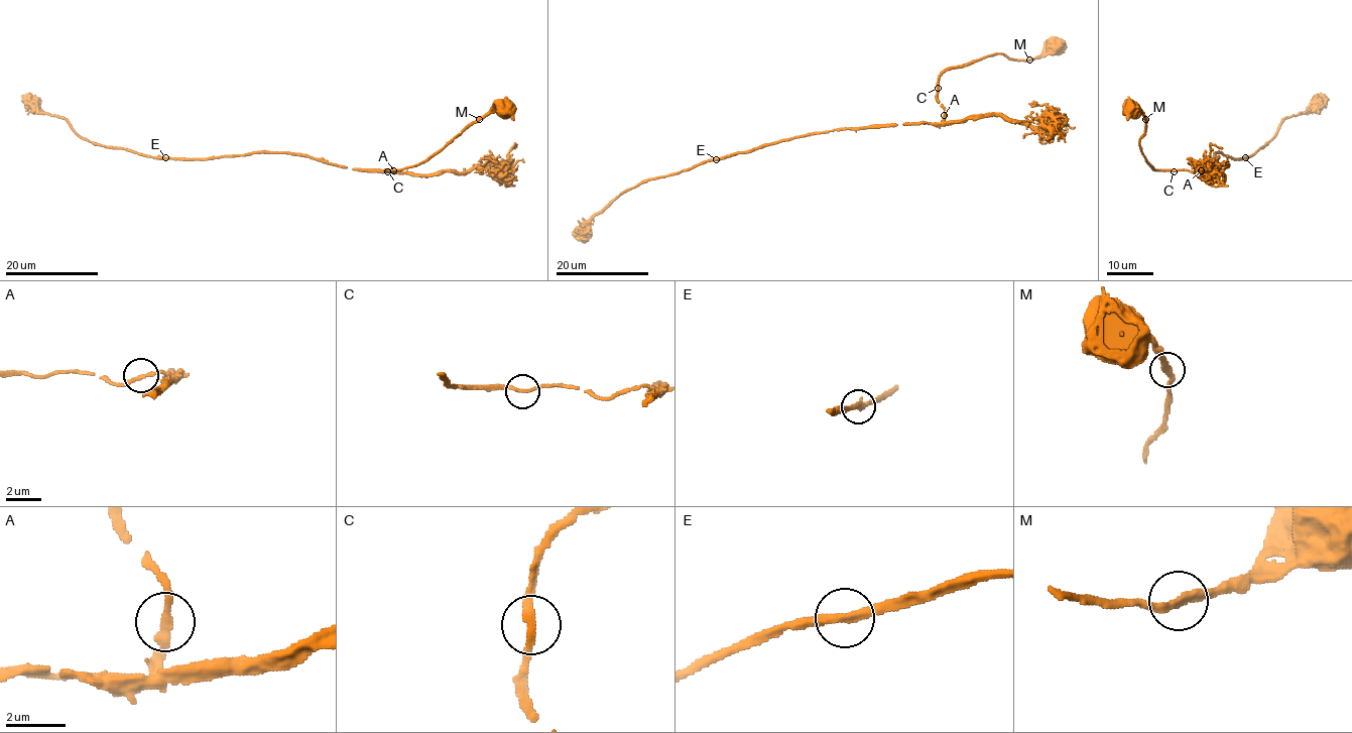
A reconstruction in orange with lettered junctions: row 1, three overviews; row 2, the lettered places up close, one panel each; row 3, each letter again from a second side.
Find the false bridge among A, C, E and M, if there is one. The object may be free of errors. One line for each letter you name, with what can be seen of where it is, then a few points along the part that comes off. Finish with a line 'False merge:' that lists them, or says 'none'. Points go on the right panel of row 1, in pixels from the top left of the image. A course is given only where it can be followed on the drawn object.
False merge: none

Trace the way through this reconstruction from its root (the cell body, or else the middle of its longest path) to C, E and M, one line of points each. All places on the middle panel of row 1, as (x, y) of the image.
C: (838, 129), (940, 122), (945, 108), (938, 101), (938, 88)
E: (838, 129), (782, 139), (716, 159)
M: (838, 129), (940, 122), (945, 108), (938, 101), (938, 79), (946, 71), (997, 53), (1029, 59)

